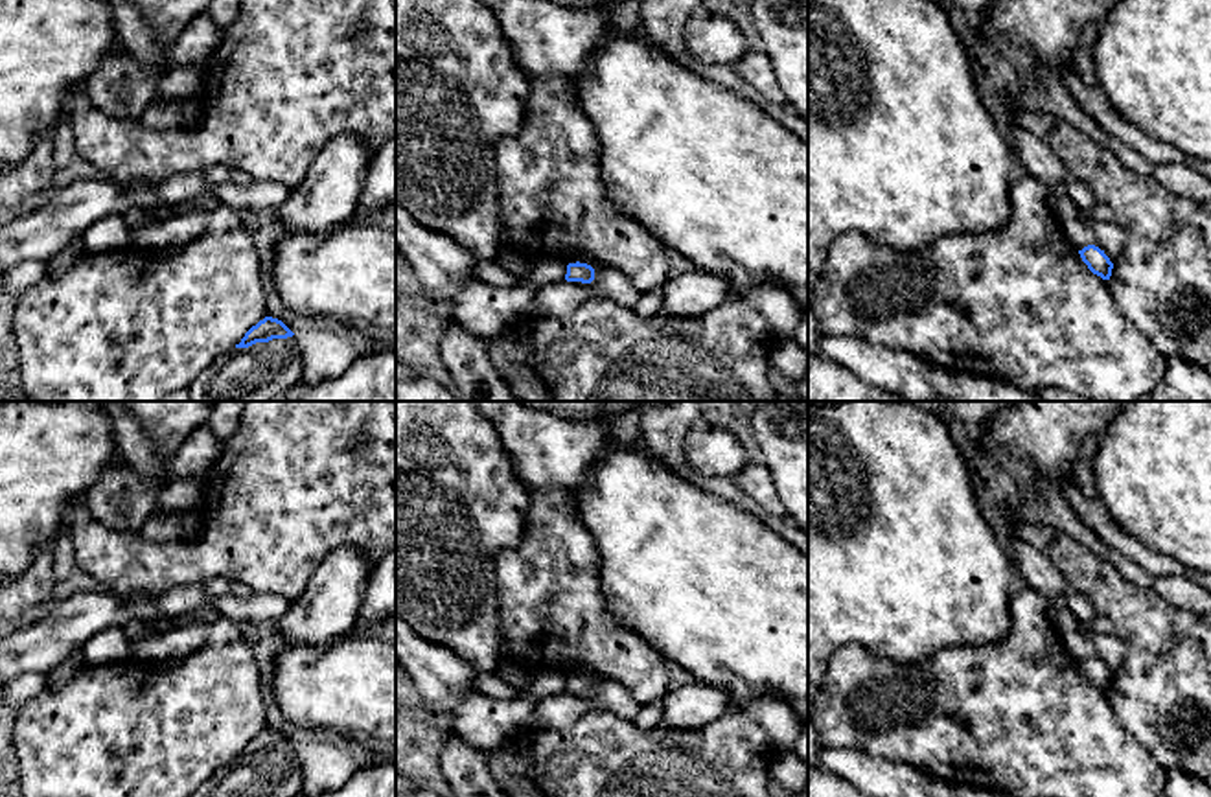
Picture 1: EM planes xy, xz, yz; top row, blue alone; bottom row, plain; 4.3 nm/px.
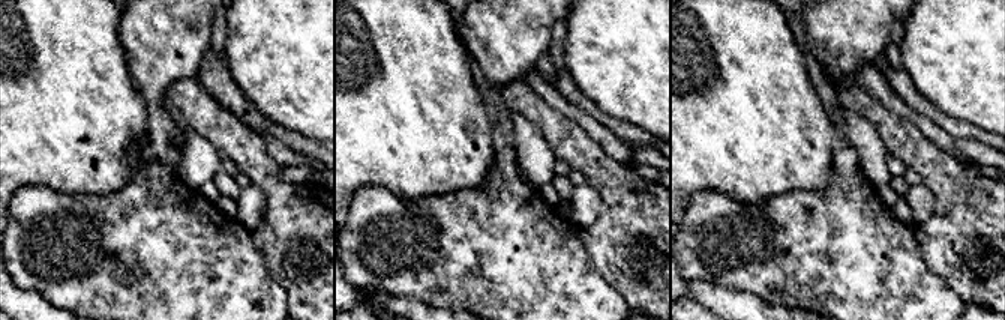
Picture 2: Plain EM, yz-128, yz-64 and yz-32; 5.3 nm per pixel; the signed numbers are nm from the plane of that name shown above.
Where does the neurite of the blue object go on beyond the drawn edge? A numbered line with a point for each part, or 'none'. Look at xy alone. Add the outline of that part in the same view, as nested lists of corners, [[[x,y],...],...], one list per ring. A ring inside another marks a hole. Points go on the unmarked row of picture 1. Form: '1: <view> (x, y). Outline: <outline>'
1: xy (278, 773). Outline: [[[296,747],[232,760],[217,769],[191,797],[298,797],[302,768]]]

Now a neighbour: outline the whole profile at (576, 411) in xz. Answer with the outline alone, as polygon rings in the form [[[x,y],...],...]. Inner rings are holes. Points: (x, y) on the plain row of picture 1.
[[[519,401],[526,409],[548,412],[571,422],[594,422],[602,418],[602,401]]]

